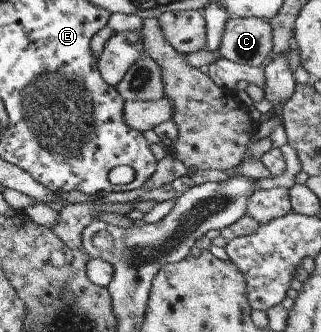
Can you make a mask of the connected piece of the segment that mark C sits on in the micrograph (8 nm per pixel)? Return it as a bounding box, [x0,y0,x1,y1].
[217,17,272,67]

